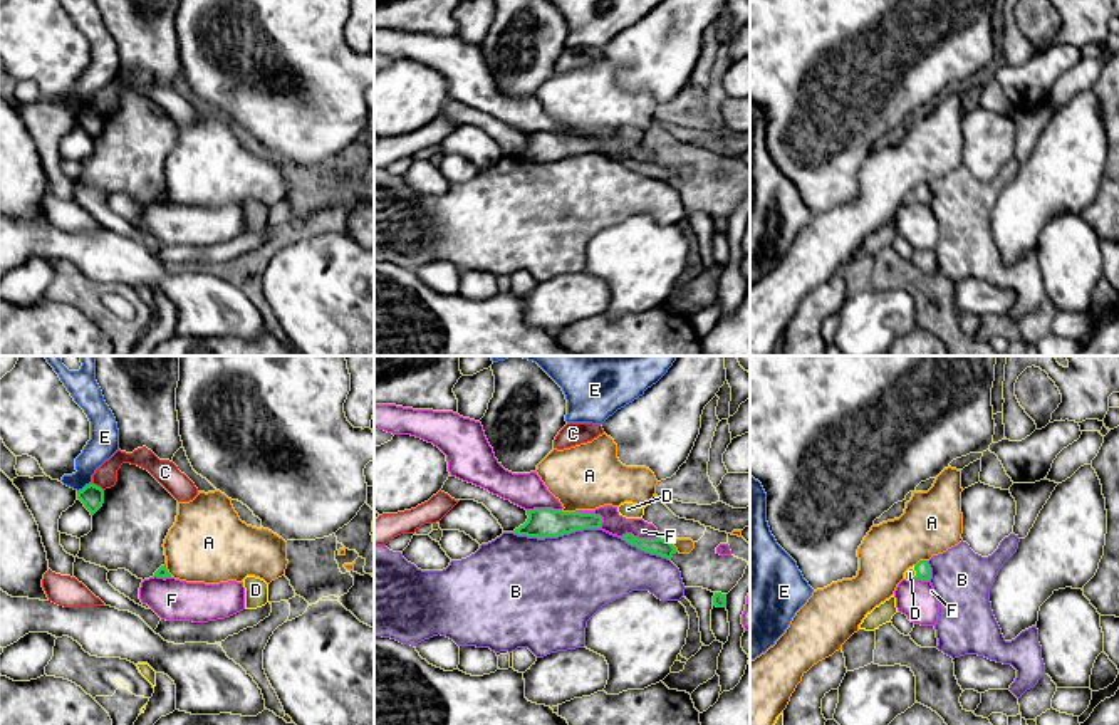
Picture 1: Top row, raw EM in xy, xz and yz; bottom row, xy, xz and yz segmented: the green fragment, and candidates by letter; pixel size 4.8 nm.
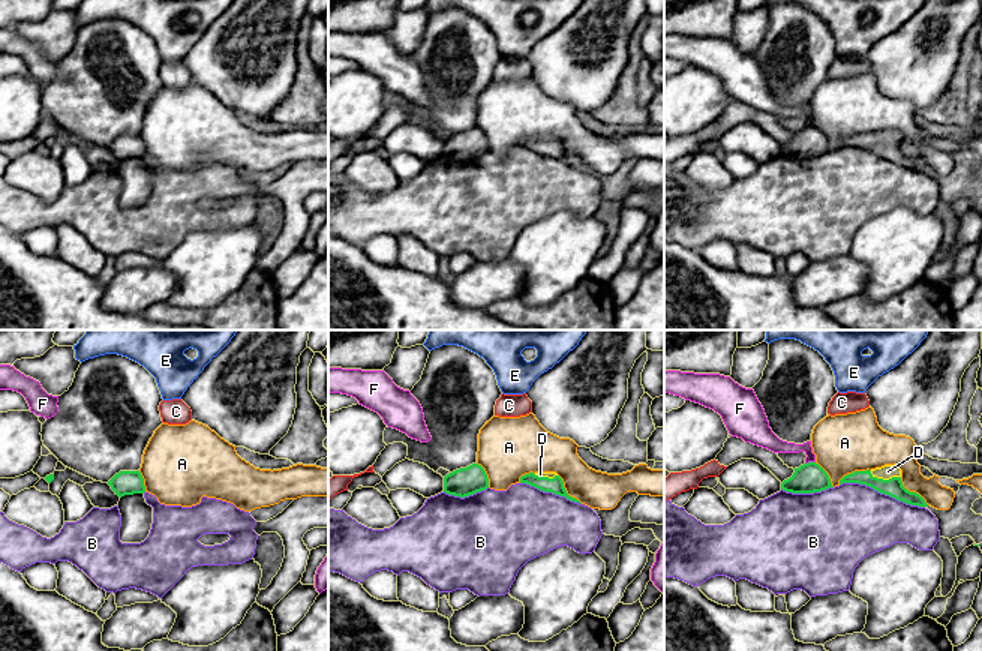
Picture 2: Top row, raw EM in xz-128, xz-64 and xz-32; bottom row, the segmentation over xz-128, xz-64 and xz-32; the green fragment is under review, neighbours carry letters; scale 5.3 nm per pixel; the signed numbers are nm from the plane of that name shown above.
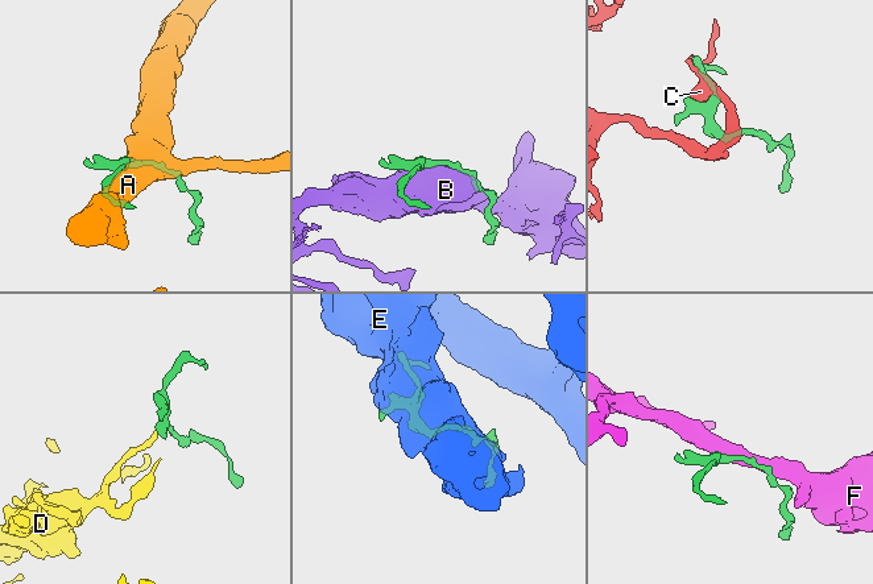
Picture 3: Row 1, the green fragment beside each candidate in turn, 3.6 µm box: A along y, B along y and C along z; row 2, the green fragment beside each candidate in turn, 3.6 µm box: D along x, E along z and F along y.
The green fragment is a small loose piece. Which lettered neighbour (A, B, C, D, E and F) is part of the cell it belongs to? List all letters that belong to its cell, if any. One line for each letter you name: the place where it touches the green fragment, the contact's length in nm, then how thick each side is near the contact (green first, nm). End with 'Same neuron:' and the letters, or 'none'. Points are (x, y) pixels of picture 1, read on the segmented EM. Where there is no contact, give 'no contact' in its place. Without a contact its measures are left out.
D: contact yz (916, 573); length 70 nm; calibres 80 and 50 nm
Same neuron: D

